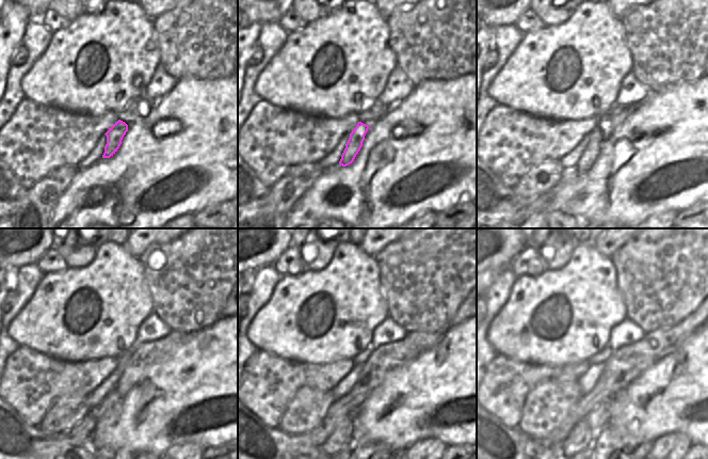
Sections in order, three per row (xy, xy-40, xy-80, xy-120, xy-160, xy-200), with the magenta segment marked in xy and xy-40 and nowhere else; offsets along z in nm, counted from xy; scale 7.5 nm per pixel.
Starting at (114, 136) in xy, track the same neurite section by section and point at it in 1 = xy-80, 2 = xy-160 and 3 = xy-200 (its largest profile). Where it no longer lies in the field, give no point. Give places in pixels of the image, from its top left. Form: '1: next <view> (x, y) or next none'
1: next xy-80 (591, 153)
2: next xy-160 (340, 439)
3: next xy-200 (581, 437)

